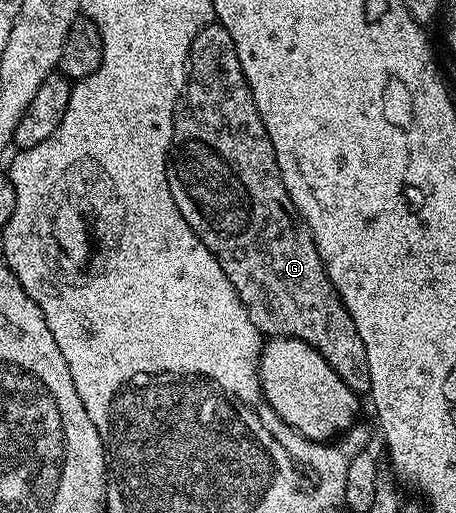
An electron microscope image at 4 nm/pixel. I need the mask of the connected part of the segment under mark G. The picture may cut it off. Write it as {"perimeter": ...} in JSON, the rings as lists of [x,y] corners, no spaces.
{"perimeter":[[[217,22],[204,23],[193,38],[193,46],[187,59],[187,83],[183,85],[183,94],[179,97],[179,103],[175,110],[172,144],[167,162],[167,176],[171,197],[177,206],[177,210],[185,218],[185,222],[189,222],[192,230],[199,235],[199,241],[219,259],[221,270],[235,288],[240,302],[243,303],[249,314],[249,322],[253,322],[255,329],[267,338],[292,336],[309,346],[313,346],[323,355],[325,362],[329,362],[329,366],[333,366],[333,370],[337,370],[339,377],[356,394],[370,393],[369,362],[365,354],[365,342],[361,342],[361,334],[357,334],[357,326],[353,326],[353,318],[349,314],[349,310],[345,310],[333,282],[327,277],[327,271],[317,254],[317,246],[313,242],[311,232],[307,229],[307,225],[299,219],[295,207],[291,205],[289,190],[285,190],[285,182],[281,178],[281,170],[277,166],[273,142],[269,142],[269,134],[261,122],[261,114],[257,114],[257,106],[253,102],[253,94],[249,90],[245,74],[241,70],[241,62],[237,58],[233,38],[229,38],[229,30],[225,30]]]}

